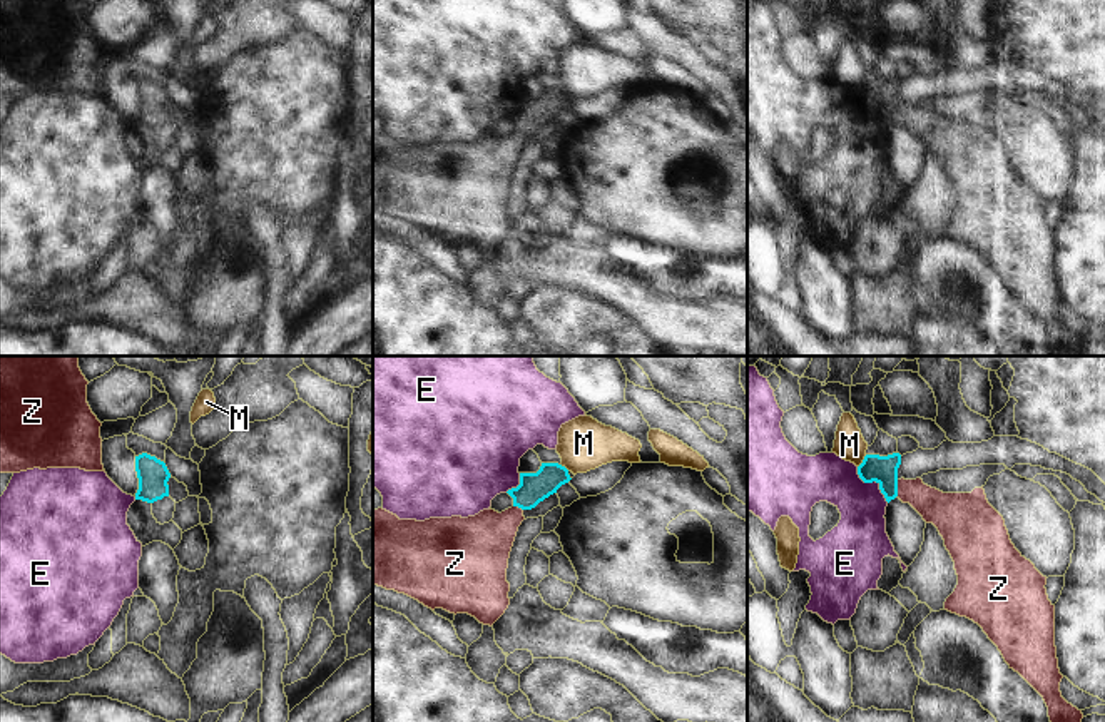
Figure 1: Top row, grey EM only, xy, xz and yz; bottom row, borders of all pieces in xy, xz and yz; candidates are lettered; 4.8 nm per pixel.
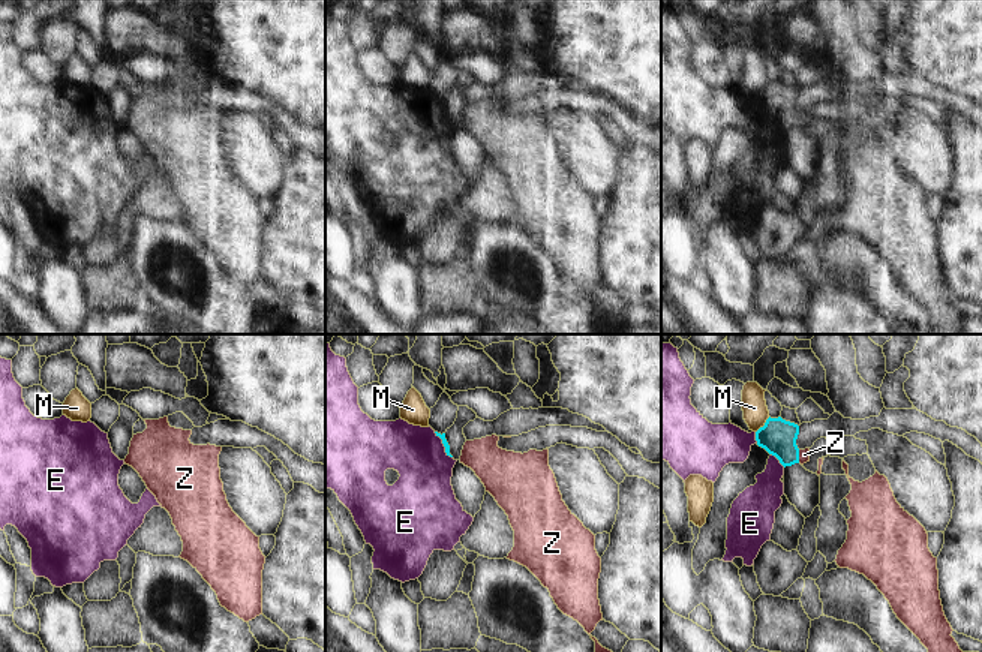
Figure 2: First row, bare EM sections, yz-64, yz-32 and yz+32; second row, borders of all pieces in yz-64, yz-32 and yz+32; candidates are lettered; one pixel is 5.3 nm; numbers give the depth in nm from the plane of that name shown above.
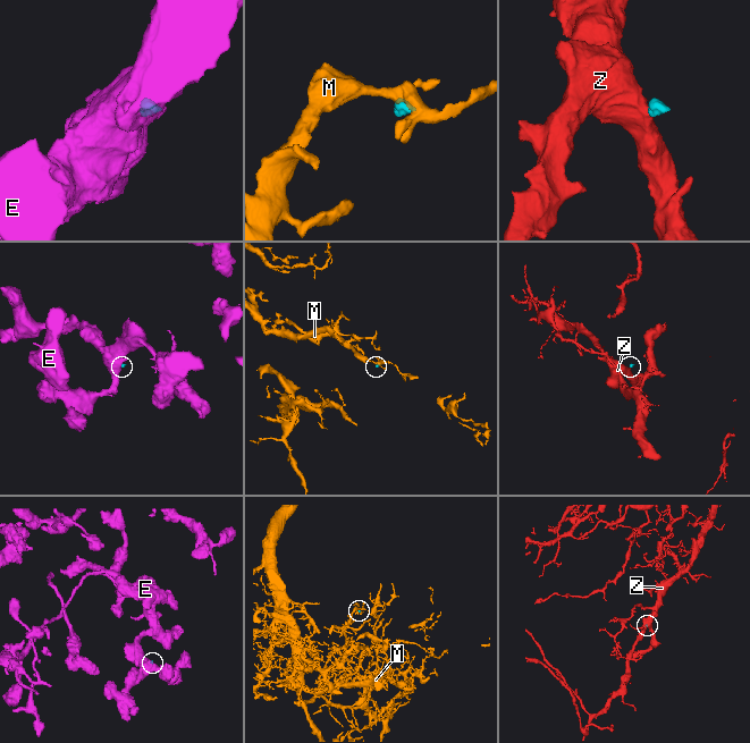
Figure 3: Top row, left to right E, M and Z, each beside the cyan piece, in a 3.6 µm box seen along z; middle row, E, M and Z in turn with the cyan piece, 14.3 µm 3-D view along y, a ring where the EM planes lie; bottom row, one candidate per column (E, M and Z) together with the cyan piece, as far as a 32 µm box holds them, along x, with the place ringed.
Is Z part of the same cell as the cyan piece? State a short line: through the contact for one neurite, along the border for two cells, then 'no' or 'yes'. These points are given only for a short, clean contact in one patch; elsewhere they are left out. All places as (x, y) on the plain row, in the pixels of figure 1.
yz (883, 96), (896, 114), (915, 117), (943, 136) | yes

